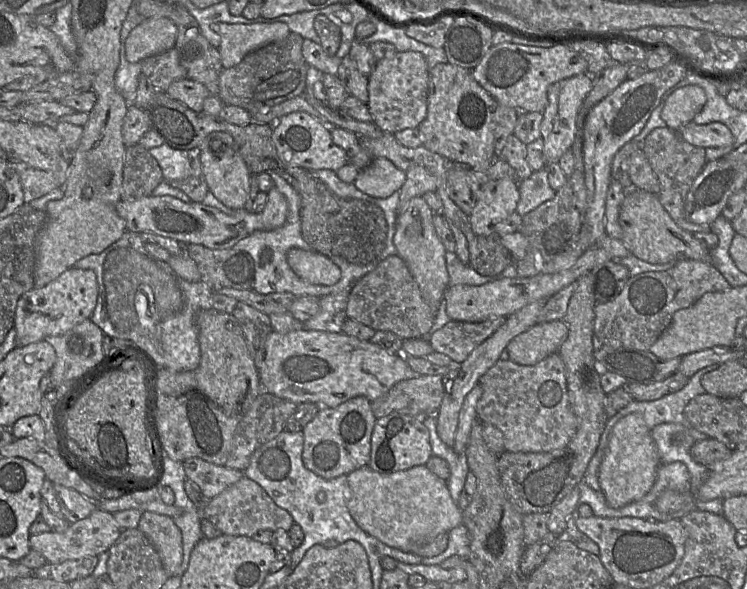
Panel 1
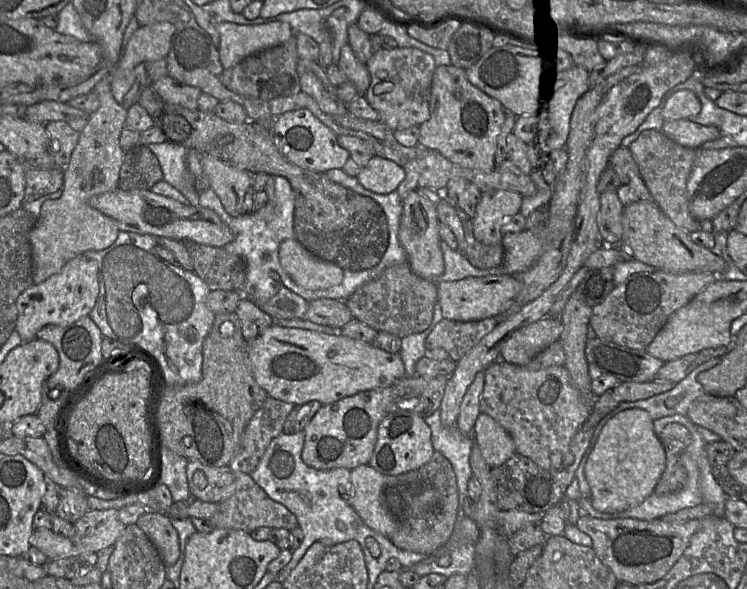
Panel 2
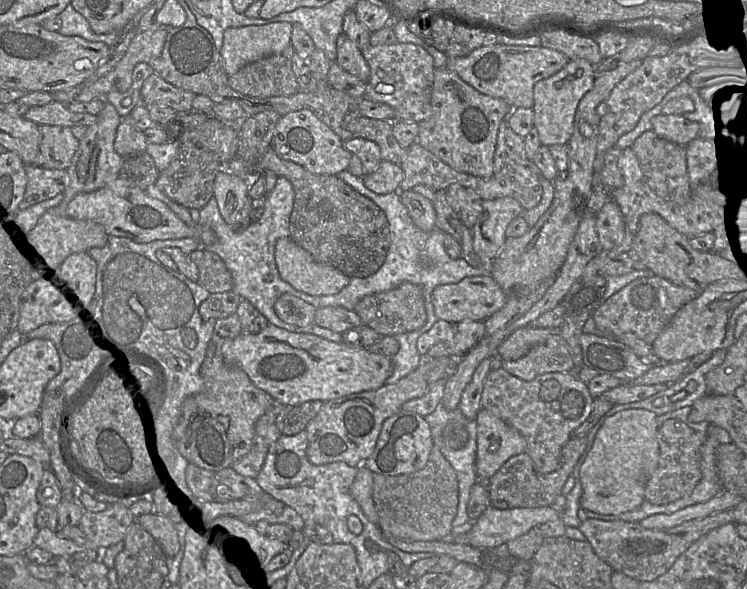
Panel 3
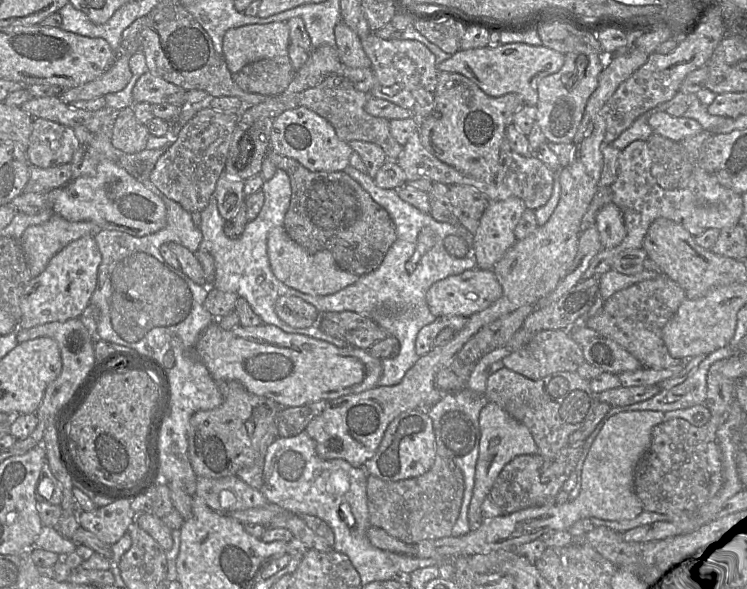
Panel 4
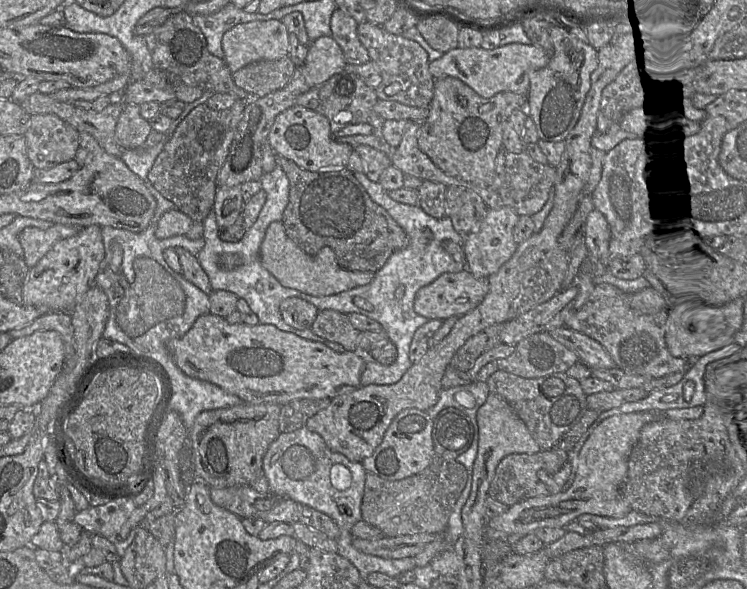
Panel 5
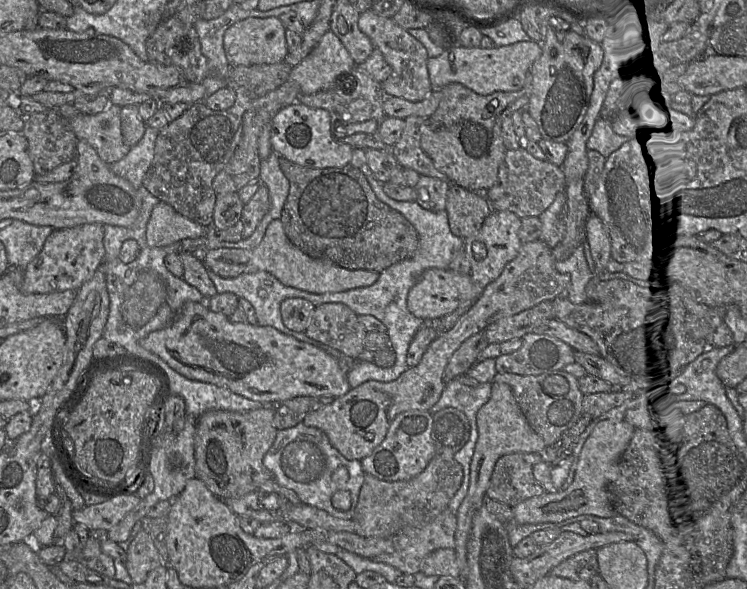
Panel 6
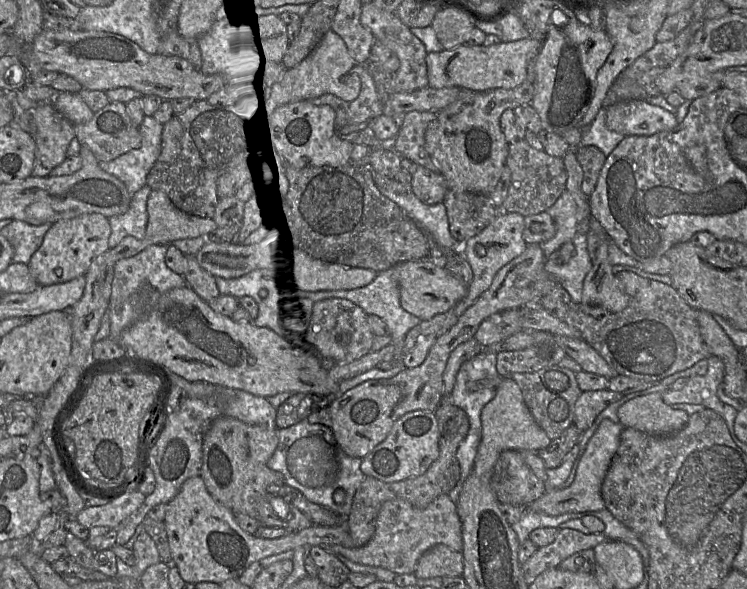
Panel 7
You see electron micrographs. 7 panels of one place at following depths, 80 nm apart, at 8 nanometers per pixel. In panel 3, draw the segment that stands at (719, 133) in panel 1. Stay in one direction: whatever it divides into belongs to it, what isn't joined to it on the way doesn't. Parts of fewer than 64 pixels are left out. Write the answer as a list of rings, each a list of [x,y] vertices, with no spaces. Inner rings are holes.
[[[659,114],[652,119],[652,123],[657,135],[682,146],[709,137],[702,124],[687,120],[682,115]]]

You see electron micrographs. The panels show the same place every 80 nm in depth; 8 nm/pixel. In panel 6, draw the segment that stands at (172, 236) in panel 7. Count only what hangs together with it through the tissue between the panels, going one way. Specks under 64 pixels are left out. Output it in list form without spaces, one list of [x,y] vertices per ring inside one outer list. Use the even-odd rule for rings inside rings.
[[[159,201],[147,222],[146,243],[149,247],[166,247],[187,238],[205,237],[206,228],[181,215],[166,202]]]

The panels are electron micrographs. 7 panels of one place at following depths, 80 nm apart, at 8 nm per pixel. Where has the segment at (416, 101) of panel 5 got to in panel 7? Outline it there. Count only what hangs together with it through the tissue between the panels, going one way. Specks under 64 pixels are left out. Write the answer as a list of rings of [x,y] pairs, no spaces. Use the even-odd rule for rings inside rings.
[[[373,2],[365,3],[362,6],[361,22],[370,29],[376,40],[393,51],[400,61],[400,67],[391,80],[392,92],[413,92],[429,87],[426,63],[428,52],[426,47],[394,12],[382,10],[375,6]]]

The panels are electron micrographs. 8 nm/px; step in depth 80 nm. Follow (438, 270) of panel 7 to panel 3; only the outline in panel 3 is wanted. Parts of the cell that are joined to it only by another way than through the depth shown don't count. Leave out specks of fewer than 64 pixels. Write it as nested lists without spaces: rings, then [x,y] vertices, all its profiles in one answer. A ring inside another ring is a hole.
[[[492,275],[466,277],[457,283],[437,286],[432,294],[432,302],[438,320],[449,322],[485,321],[501,310],[508,293]]]

